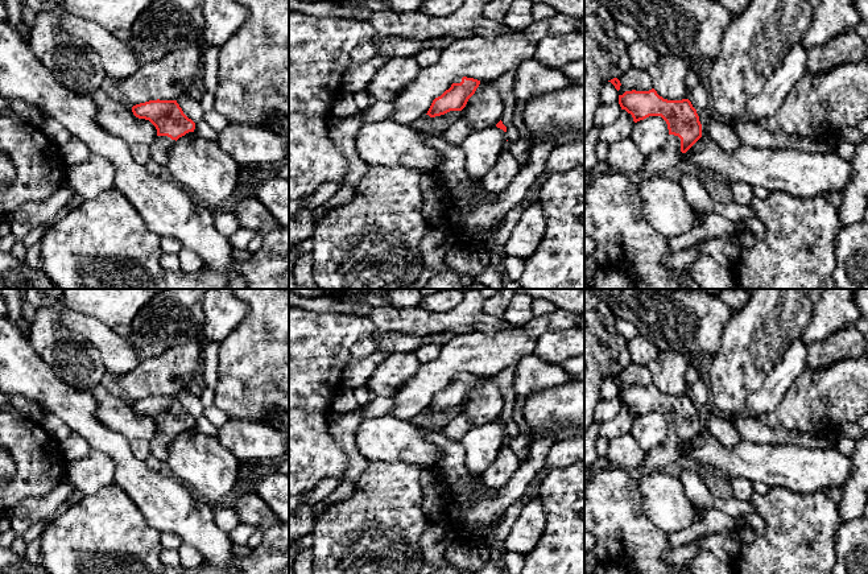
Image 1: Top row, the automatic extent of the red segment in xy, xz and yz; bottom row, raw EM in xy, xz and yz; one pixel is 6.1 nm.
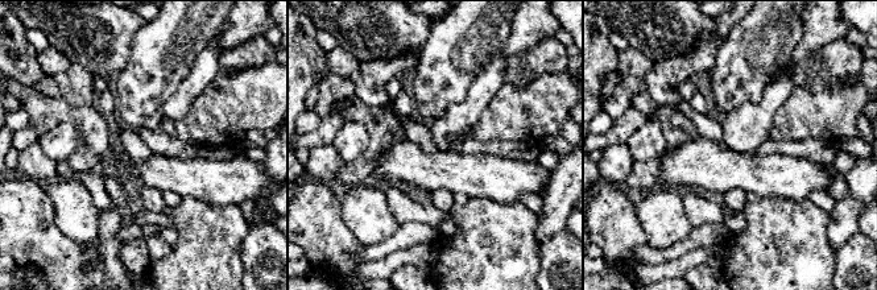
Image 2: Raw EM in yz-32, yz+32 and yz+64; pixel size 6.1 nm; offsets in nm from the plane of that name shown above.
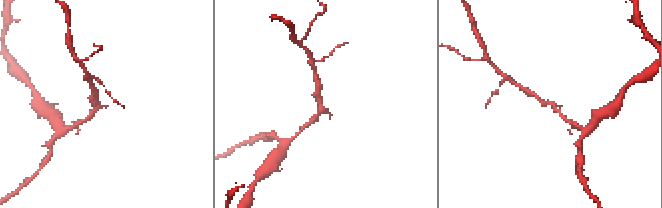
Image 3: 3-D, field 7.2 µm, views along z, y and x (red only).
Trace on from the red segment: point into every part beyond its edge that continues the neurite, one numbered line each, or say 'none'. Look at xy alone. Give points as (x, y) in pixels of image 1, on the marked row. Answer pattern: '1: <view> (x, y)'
1: xy (160, 148)

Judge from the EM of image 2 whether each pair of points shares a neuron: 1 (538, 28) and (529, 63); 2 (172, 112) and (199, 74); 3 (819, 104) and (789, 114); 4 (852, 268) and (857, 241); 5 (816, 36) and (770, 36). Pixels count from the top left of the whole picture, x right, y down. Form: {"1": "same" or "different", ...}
{"1": "different", "2": "same", "3": "same", "4": "same", "5": "different"}

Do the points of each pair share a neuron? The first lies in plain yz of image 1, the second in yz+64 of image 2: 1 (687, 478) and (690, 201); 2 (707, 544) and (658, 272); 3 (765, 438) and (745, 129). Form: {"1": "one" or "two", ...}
{"1": "one", "2": "one", "3": "two"}

